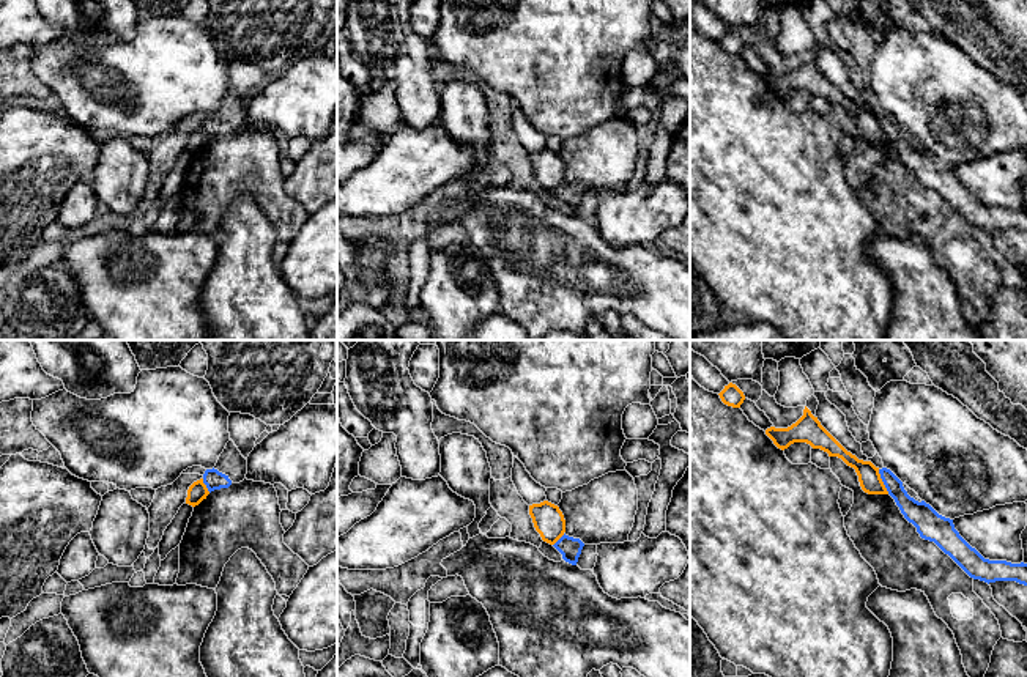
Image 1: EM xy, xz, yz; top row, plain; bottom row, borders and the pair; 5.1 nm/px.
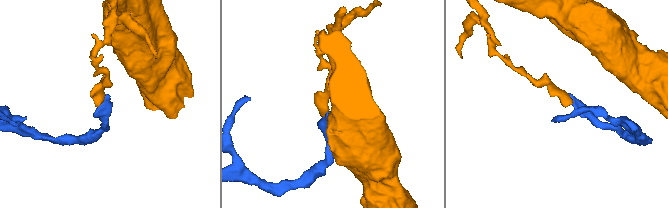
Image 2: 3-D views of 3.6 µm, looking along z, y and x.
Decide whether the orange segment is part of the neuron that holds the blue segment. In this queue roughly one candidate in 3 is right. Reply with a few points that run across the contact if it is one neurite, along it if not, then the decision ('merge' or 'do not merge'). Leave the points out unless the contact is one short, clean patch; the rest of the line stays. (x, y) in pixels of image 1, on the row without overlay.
line yz (878, 117), (889, 140); do not merge

